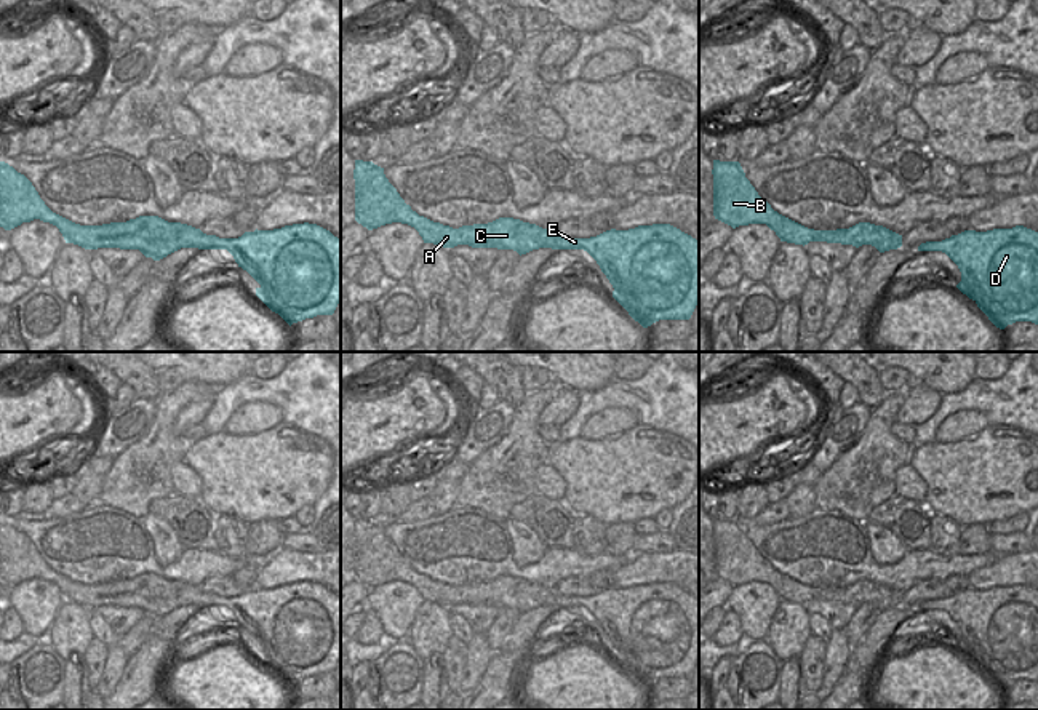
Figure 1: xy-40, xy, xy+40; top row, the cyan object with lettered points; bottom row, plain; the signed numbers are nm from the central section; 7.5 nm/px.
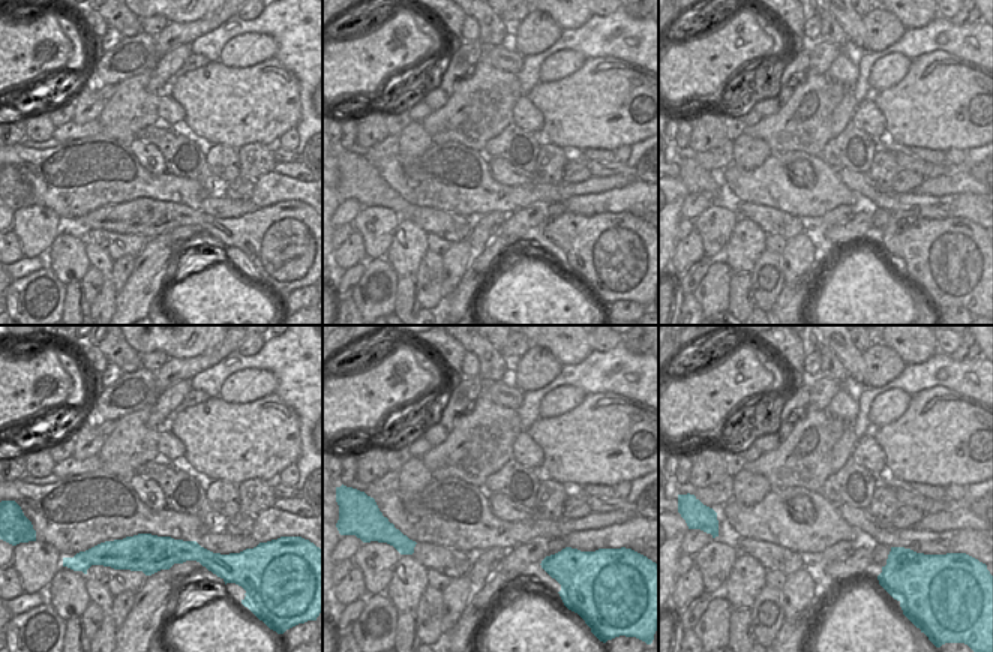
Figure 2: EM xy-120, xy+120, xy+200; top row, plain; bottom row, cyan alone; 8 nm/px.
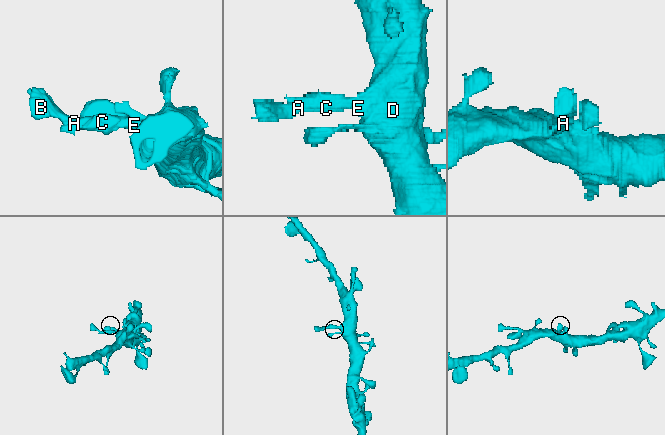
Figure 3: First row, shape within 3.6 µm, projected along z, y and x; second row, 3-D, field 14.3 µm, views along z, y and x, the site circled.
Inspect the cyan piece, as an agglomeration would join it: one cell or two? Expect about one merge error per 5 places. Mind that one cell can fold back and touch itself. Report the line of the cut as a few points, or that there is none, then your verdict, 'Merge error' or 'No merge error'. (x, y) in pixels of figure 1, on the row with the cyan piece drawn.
No split. No merge error

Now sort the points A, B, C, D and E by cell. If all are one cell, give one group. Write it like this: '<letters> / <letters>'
A B C D E

